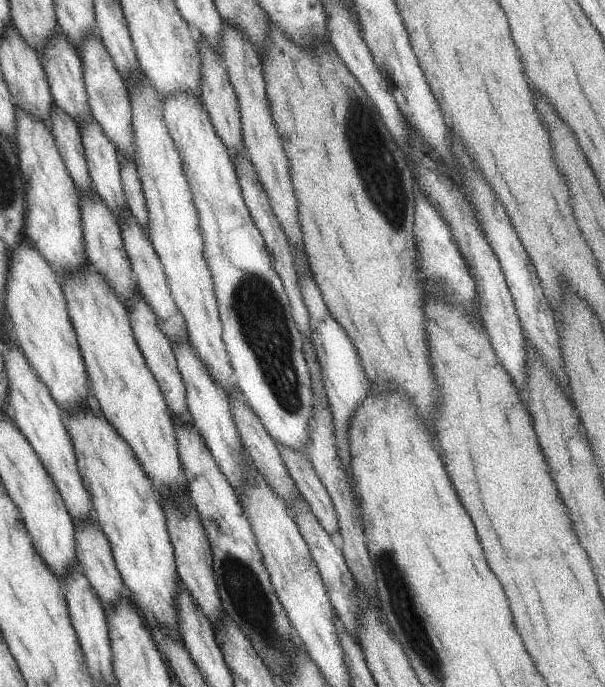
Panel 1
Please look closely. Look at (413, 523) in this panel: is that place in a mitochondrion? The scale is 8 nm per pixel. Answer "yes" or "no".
no

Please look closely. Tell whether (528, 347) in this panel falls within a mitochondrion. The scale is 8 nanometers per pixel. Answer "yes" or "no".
no

